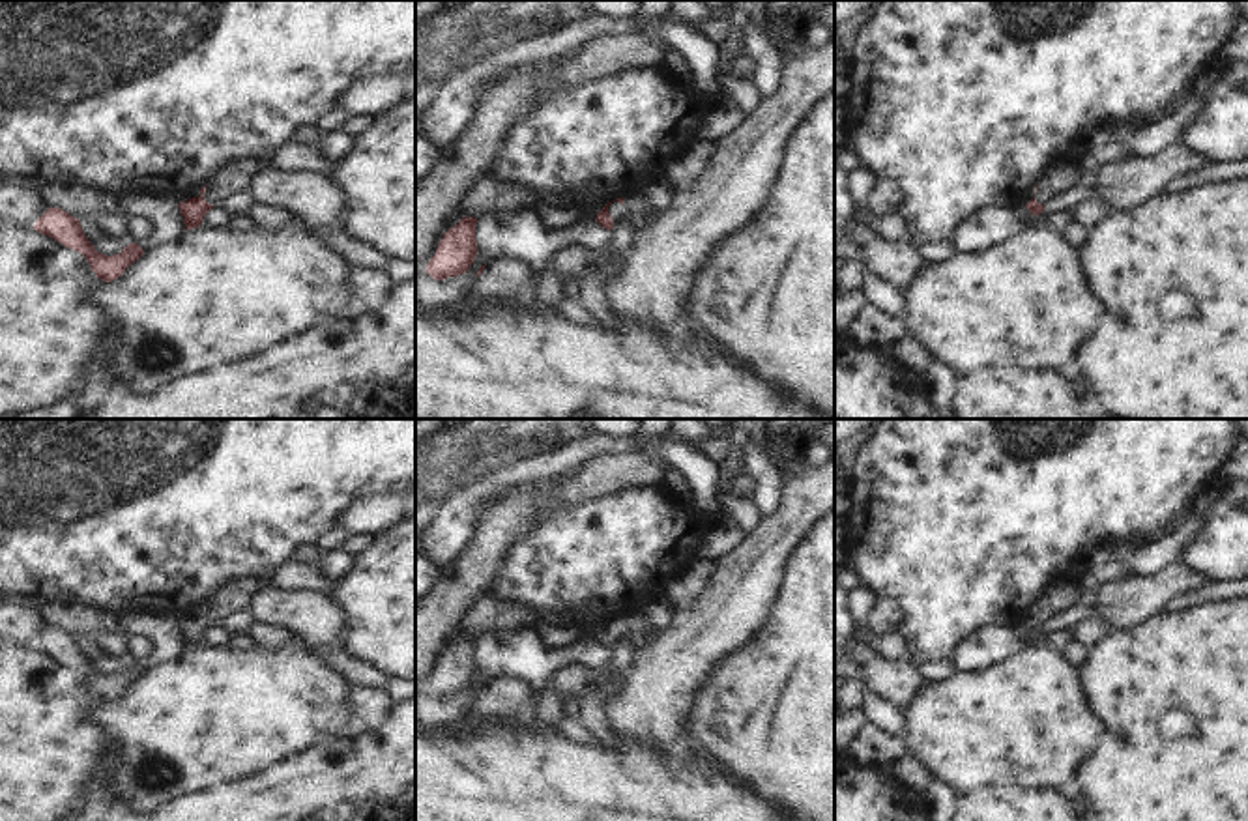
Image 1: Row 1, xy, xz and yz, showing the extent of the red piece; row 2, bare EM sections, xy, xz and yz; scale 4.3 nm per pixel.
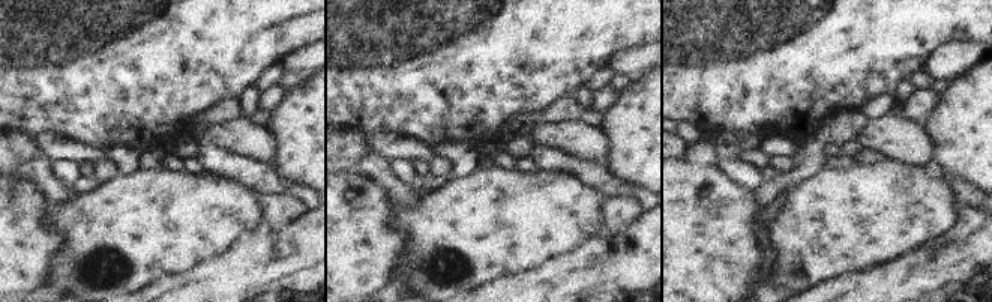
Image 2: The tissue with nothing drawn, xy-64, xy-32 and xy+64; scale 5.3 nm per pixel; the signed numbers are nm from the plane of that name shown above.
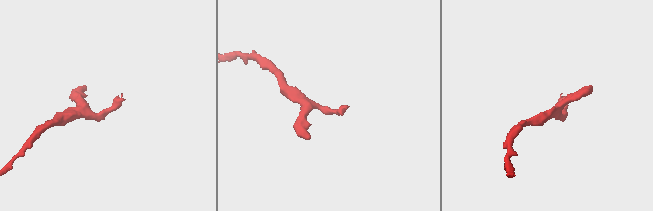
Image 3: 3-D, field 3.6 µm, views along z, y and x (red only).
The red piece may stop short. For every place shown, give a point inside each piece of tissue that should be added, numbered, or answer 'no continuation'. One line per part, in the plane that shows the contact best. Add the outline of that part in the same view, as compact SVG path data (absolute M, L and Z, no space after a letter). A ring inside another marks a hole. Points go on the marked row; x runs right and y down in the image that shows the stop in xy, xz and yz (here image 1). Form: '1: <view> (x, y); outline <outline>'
1: xz (635, 210); outline M632 194L621 204L616 200L608 206L614 224L625 223L634 234L646 228L646 223L655 217L644 194Z

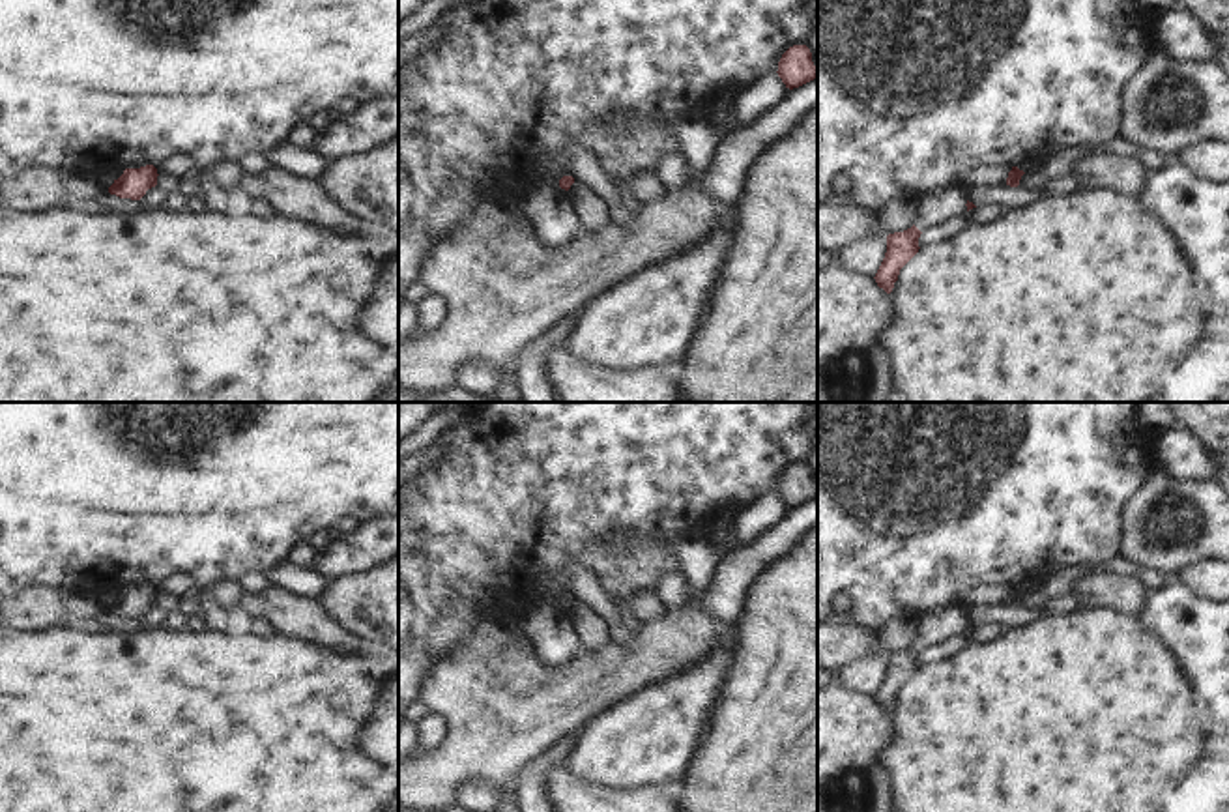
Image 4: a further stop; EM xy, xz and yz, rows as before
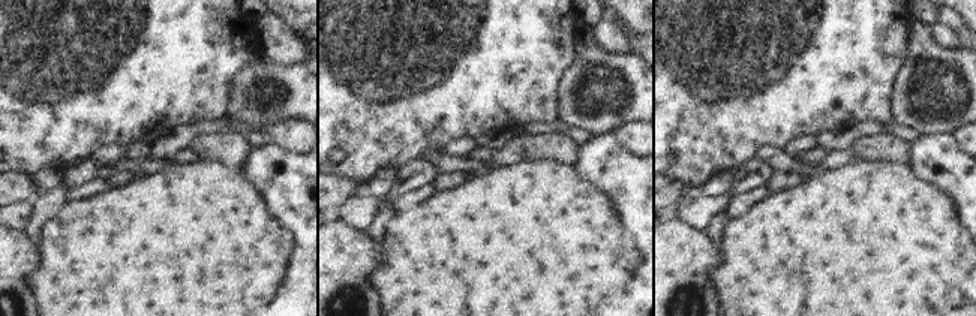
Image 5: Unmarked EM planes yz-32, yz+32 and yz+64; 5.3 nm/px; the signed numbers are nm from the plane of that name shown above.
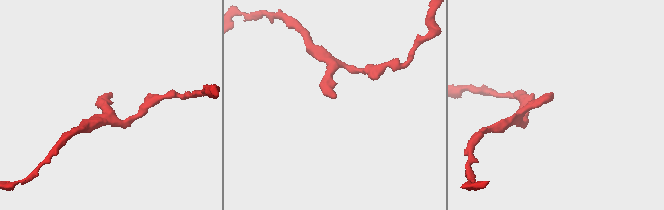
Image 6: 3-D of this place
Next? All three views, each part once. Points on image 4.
no continuation

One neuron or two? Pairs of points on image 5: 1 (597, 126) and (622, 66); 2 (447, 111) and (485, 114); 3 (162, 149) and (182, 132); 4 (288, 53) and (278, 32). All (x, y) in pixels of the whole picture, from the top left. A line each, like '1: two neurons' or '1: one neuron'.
1: one neuron
2: one neuron
3: one neuron
4: one neuron

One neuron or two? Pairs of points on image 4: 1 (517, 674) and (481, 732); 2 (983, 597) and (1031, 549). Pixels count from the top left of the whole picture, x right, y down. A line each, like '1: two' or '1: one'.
1: one
2: two

